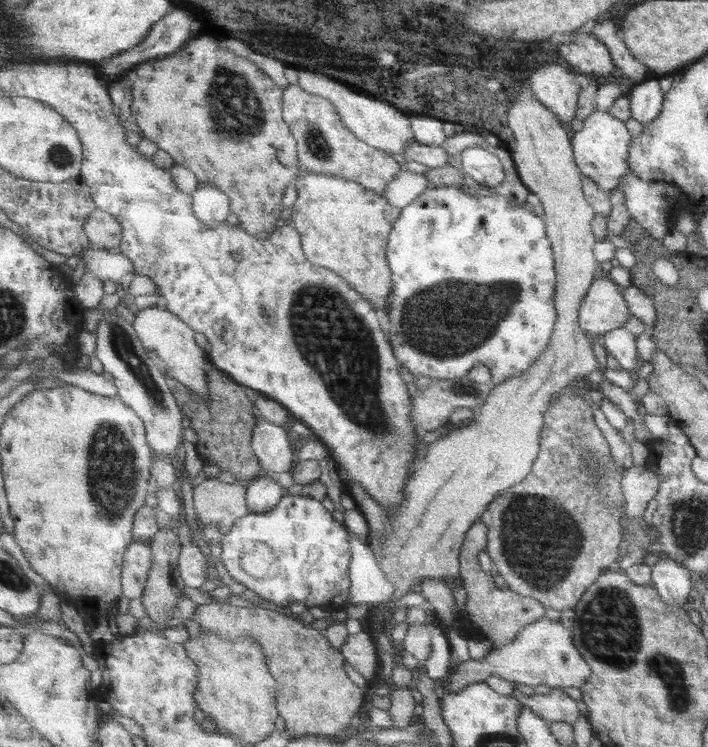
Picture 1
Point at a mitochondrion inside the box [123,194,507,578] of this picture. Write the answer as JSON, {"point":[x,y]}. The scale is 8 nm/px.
{"point":[328,331]}

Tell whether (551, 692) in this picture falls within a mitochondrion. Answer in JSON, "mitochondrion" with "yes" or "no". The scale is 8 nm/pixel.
{"mitochondrion":"no"}

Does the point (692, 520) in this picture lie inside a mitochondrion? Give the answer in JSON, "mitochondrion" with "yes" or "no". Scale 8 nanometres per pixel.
{"mitochondrion":"yes"}

